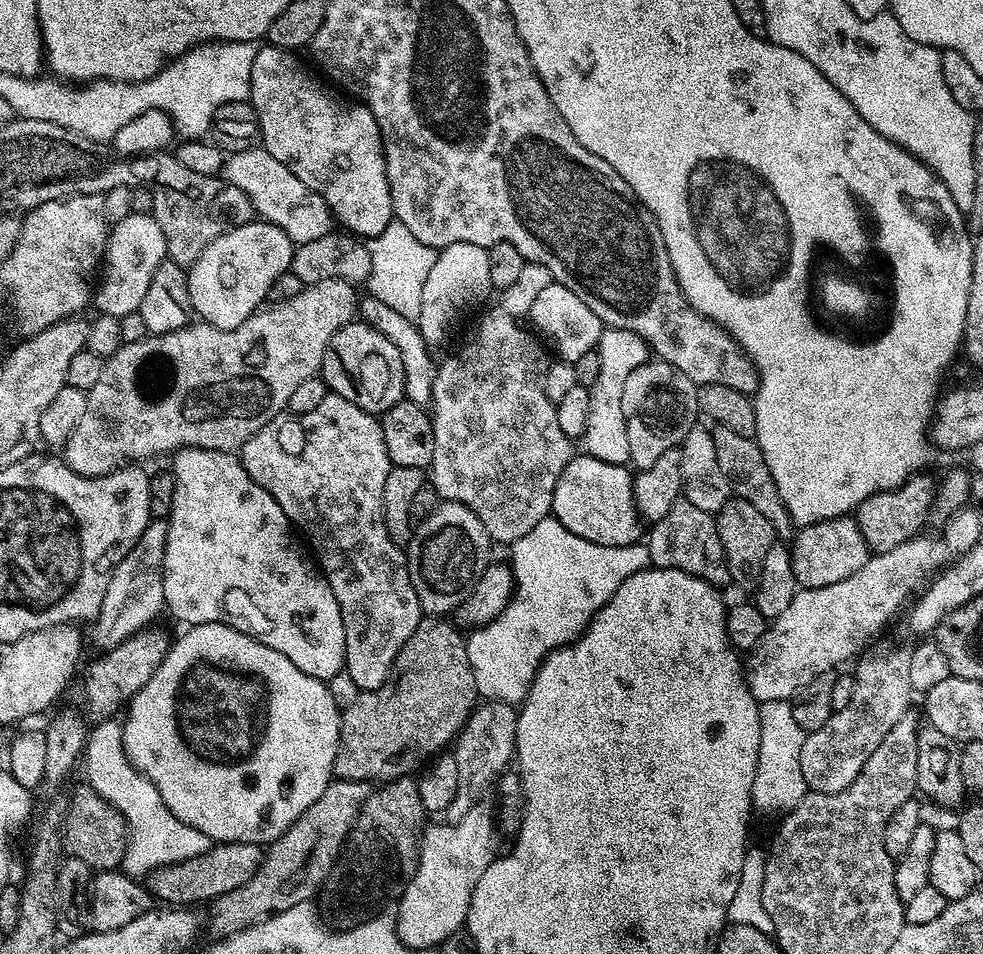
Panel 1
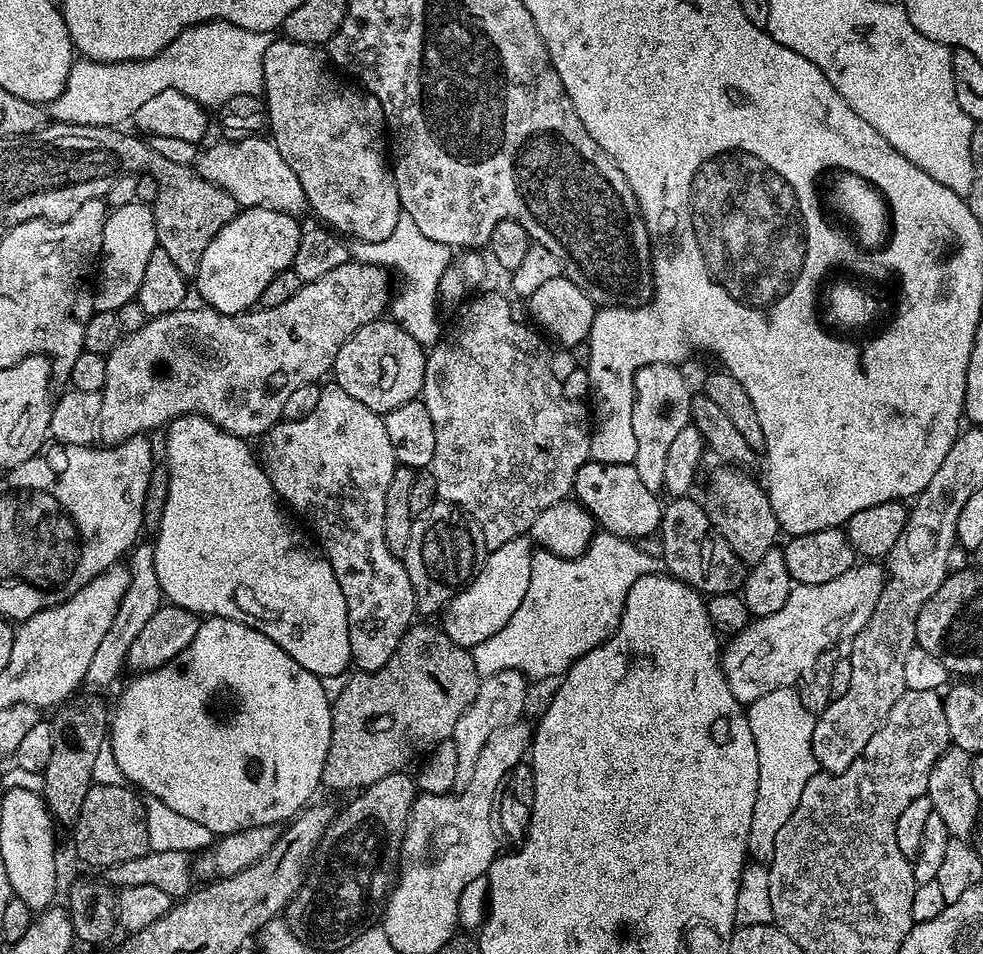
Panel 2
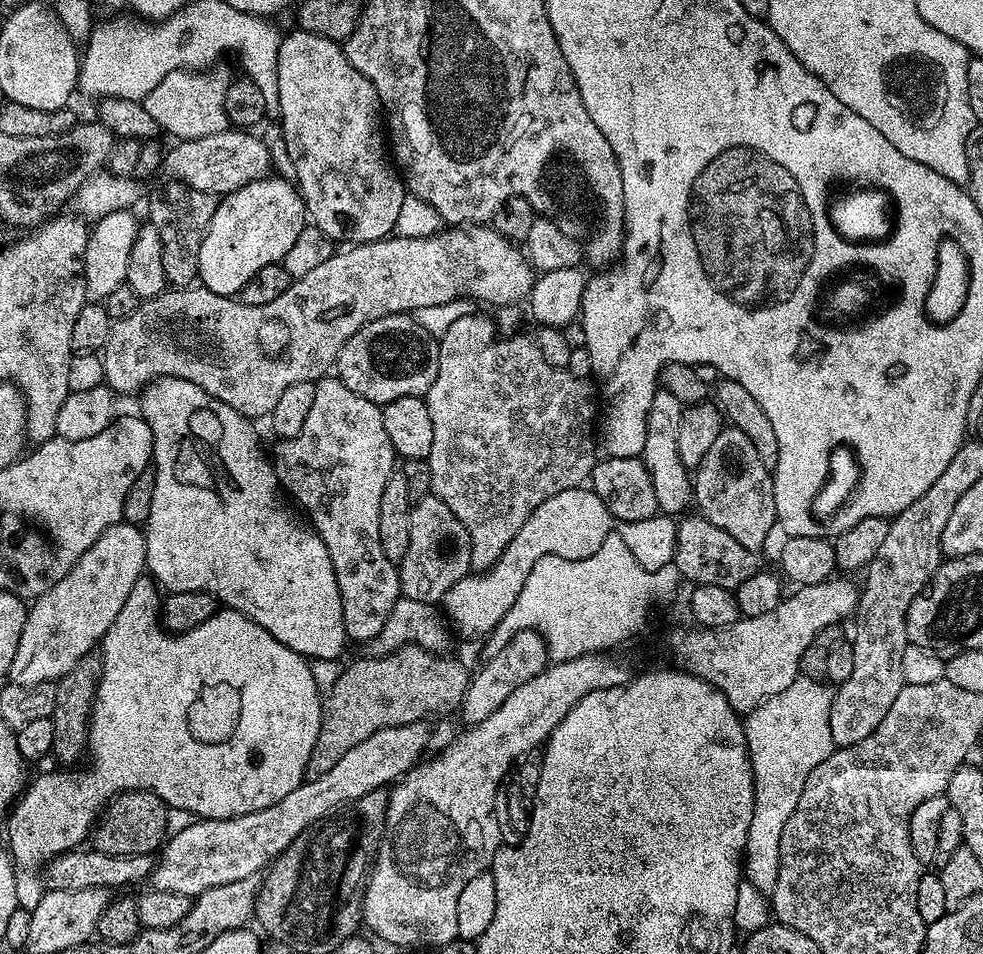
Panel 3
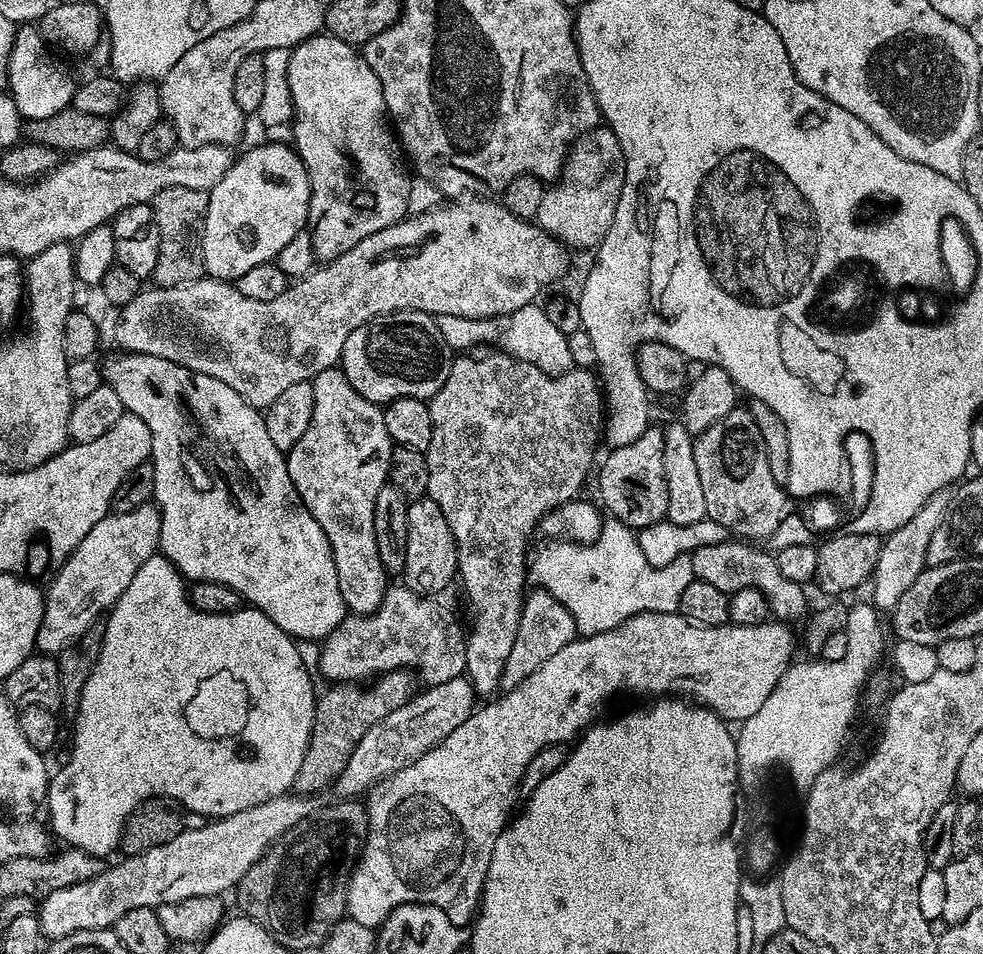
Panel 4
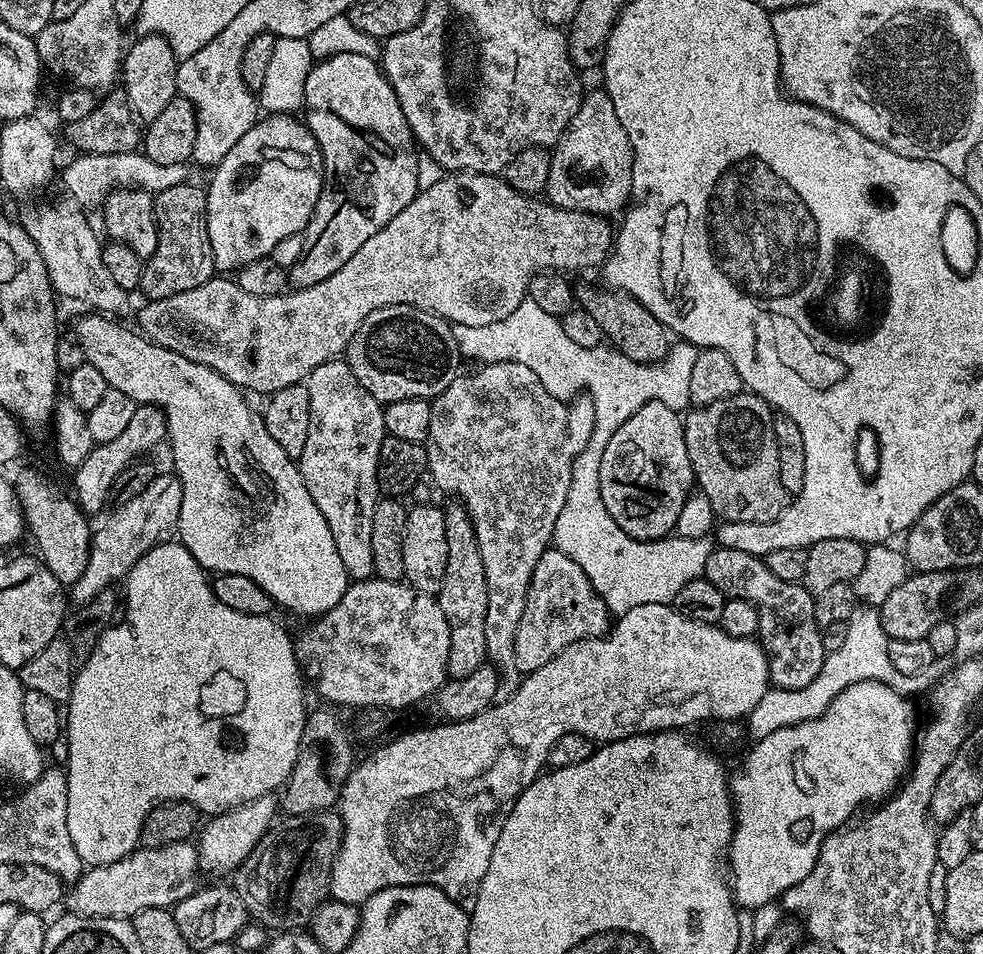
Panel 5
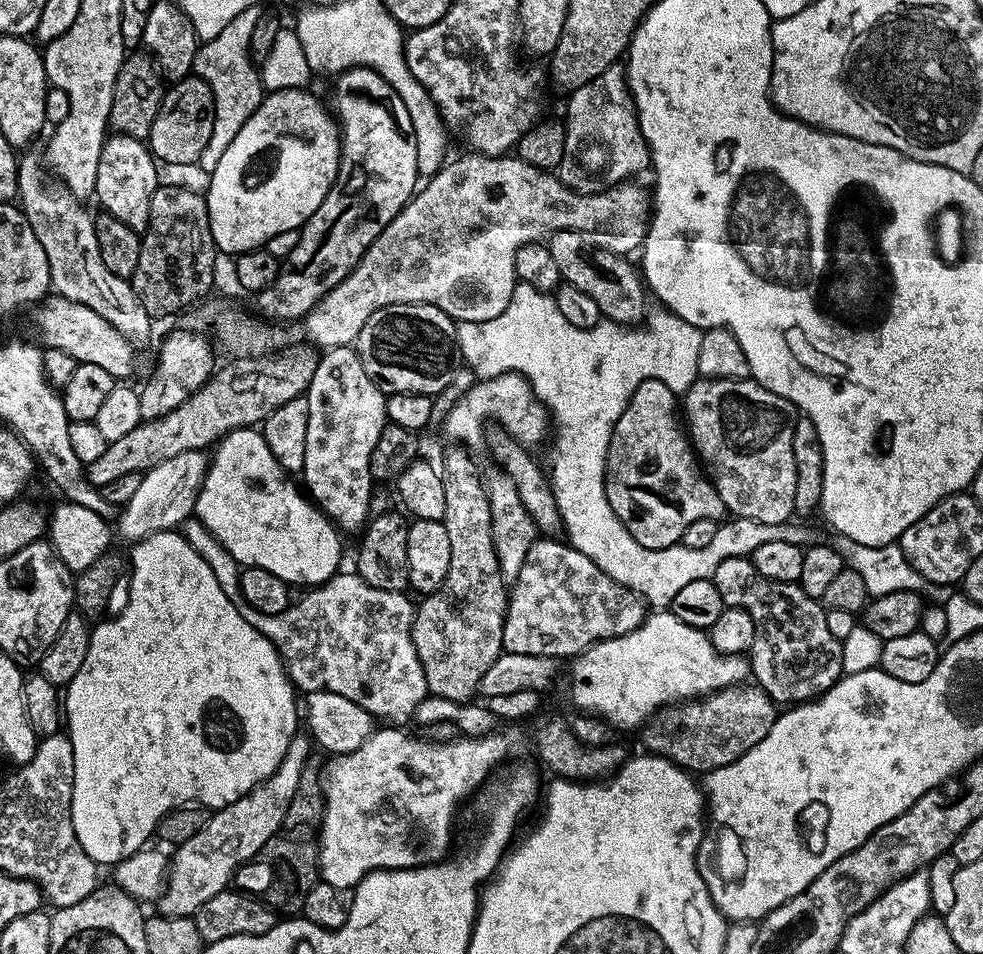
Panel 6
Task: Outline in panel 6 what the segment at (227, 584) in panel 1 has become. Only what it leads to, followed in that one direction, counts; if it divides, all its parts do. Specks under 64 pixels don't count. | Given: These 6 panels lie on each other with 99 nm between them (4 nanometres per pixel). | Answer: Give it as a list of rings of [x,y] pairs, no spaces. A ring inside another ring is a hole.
[[[55,294],[44,297],[42,303],[35,309],[36,312],[36,336],[44,348],[63,350],[70,354],[77,364],[89,364],[90,366],[102,366],[106,374],[117,378],[128,378],[136,368],[136,352],[133,341],[126,339],[102,314],[90,310],[90,306],[82,306],[82,302],[70,302],[70,298],[62,298]],[[245,426],[226,433],[214,451],[196,499],[194,516],[237,564],[270,570],[270,574],[278,574],[290,586],[324,584],[341,571],[341,533],[298,484],[296,489],[292,481],[295,479],[270,454],[259,427]]]

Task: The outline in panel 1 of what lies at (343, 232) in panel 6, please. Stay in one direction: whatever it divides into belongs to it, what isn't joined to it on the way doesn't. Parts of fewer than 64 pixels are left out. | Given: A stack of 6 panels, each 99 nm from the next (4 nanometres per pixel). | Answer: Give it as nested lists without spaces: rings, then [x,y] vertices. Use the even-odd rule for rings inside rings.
[[[269,42],[264,46],[265,48],[260,46],[256,49],[250,97],[256,111],[256,124],[258,129],[260,128],[261,138],[264,139],[261,140],[263,148],[274,154],[278,162],[289,165],[292,171],[298,174],[298,178],[306,182],[306,186],[310,186],[323,197],[339,223],[341,220],[349,233],[360,238],[382,234],[382,230],[386,230],[386,226],[393,223],[394,213],[390,182],[386,174],[384,139],[374,114],[364,103],[341,94],[335,87],[325,83],[319,75],[316,77],[296,57],[298,55],[295,51],[280,48]]]

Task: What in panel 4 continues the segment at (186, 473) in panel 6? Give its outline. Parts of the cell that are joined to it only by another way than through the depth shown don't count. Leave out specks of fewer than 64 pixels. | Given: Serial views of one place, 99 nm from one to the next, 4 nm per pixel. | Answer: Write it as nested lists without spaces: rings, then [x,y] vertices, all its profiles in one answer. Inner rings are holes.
[[[155,503],[143,504],[129,512],[109,511],[55,569],[56,577],[46,588],[44,618],[36,648],[44,654],[60,653],[112,609],[118,598],[122,598],[126,586],[134,582],[134,574],[142,570],[142,562],[157,555],[161,530],[160,510]]]

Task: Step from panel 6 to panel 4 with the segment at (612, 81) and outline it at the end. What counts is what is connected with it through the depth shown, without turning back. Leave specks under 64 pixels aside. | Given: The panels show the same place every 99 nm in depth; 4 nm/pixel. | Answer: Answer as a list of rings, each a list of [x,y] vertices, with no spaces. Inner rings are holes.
[[[607,126],[593,128],[573,144],[558,179],[545,187],[534,221],[536,227],[569,249],[599,248],[606,230],[610,230],[610,222],[614,222],[625,178],[626,166],[618,138]]]

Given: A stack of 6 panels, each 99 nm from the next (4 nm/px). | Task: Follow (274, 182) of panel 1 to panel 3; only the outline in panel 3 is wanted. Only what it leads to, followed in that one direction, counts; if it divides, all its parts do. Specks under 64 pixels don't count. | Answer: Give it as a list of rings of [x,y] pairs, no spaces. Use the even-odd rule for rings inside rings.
[[[229,130],[173,143],[173,148],[164,152],[163,175],[217,198],[229,196],[242,186],[269,175],[272,156],[267,146],[252,135],[256,134],[248,130]]]

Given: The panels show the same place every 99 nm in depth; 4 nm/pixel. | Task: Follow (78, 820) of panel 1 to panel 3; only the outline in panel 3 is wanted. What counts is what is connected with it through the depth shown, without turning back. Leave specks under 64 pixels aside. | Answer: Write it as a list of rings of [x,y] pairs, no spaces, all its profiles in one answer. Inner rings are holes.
[[[120,792],[104,805],[90,836],[91,847],[102,854],[152,856],[169,835],[168,810],[164,799],[153,792]]]

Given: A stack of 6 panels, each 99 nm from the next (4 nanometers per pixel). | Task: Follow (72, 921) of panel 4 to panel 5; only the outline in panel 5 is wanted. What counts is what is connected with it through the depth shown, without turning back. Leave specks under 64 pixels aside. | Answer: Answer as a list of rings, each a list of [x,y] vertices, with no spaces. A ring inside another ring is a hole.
[[[174,842],[157,848],[140,846],[118,862],[97,868],[89,867],[71,885],[66,896],[67,911],[94,918],[131,918],[147,908],[171,909],[173,904],[196,891],[196,872],[198,857],[195,843]]]

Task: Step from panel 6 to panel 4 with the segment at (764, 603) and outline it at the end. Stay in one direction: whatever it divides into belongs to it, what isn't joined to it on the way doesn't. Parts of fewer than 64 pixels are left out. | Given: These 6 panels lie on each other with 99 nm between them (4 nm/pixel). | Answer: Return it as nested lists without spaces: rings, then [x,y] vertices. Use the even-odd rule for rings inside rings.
[[[722,538],[714,546],[702,546],[690,556],[693,577],[702,582],[710,582],[710,586],[729,594],[747,588],[762,590],[768,611],[777,621],[803,621],[809,611],[805,585],[790,582],[790,578],[784,577],[782,570],[778,570],[775,555],[771,551],[763,552],[760,548],[762,547],[740,538]]]

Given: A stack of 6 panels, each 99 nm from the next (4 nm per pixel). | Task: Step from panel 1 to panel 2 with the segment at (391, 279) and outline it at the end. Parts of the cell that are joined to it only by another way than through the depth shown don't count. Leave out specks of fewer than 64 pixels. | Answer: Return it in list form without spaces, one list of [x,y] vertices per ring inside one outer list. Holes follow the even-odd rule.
[[[401,215],[398,226],[394,226],[394,234],[390,238],[382,238],[382,242],[357,243],[354,248],[354,256],[362,264],[379,264],[385,270],[400,267],[400,272],[404,275],[404,285],[400,288],[400,293],[393,295],[390,300],[390,316],[395,320],[414,342],[425,346],[437,344],[442,335],[440,328],[440,312],[436,309],[438,305],[438,268],[428,264],[438,252],[437,245],[432,240],[414,226],[414,222],[409,216]]]

